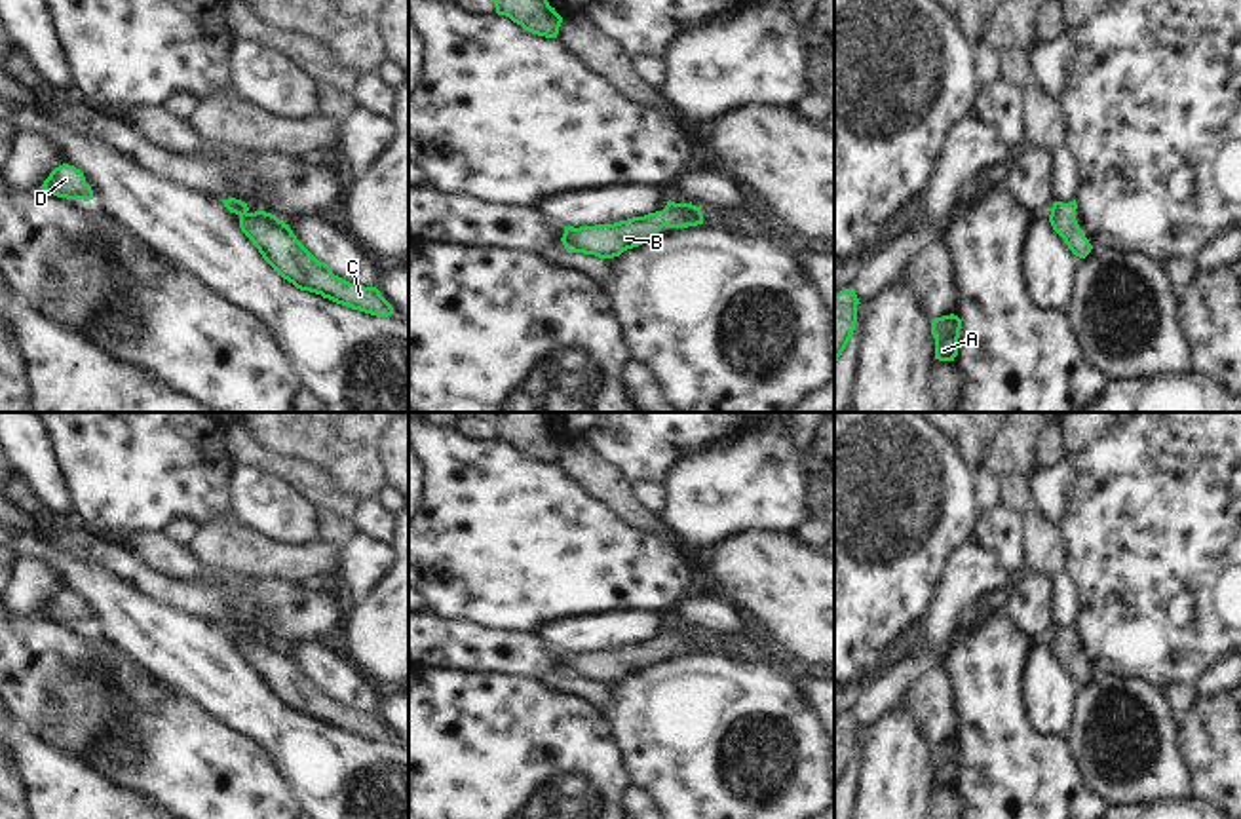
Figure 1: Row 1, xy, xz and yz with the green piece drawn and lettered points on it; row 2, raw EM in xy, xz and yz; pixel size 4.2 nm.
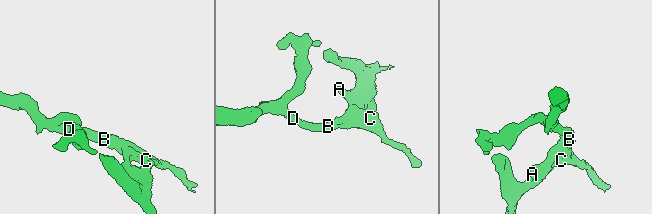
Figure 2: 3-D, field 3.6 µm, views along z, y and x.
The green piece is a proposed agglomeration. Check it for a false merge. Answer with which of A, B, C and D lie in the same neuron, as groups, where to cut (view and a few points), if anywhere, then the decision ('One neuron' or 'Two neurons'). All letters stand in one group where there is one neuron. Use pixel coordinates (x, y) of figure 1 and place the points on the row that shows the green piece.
Groups: A B C D. No split. One neuron

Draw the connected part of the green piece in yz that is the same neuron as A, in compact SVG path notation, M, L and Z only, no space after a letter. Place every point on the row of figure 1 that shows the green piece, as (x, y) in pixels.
M954 314L935 317L931 321L931 334L935 338L935 359L954 361L958 355L962 319Z

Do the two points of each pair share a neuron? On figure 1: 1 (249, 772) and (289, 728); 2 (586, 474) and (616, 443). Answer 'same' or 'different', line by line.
1: different
2: different

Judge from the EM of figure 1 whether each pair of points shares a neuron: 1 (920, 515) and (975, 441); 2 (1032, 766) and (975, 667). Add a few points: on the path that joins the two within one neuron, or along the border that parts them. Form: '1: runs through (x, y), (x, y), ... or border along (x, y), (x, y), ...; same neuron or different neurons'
1: border along (939, 432), (975, 470); different neurons
2: runs through (1008, 742), (994, 728), (989, 692); same neuron

